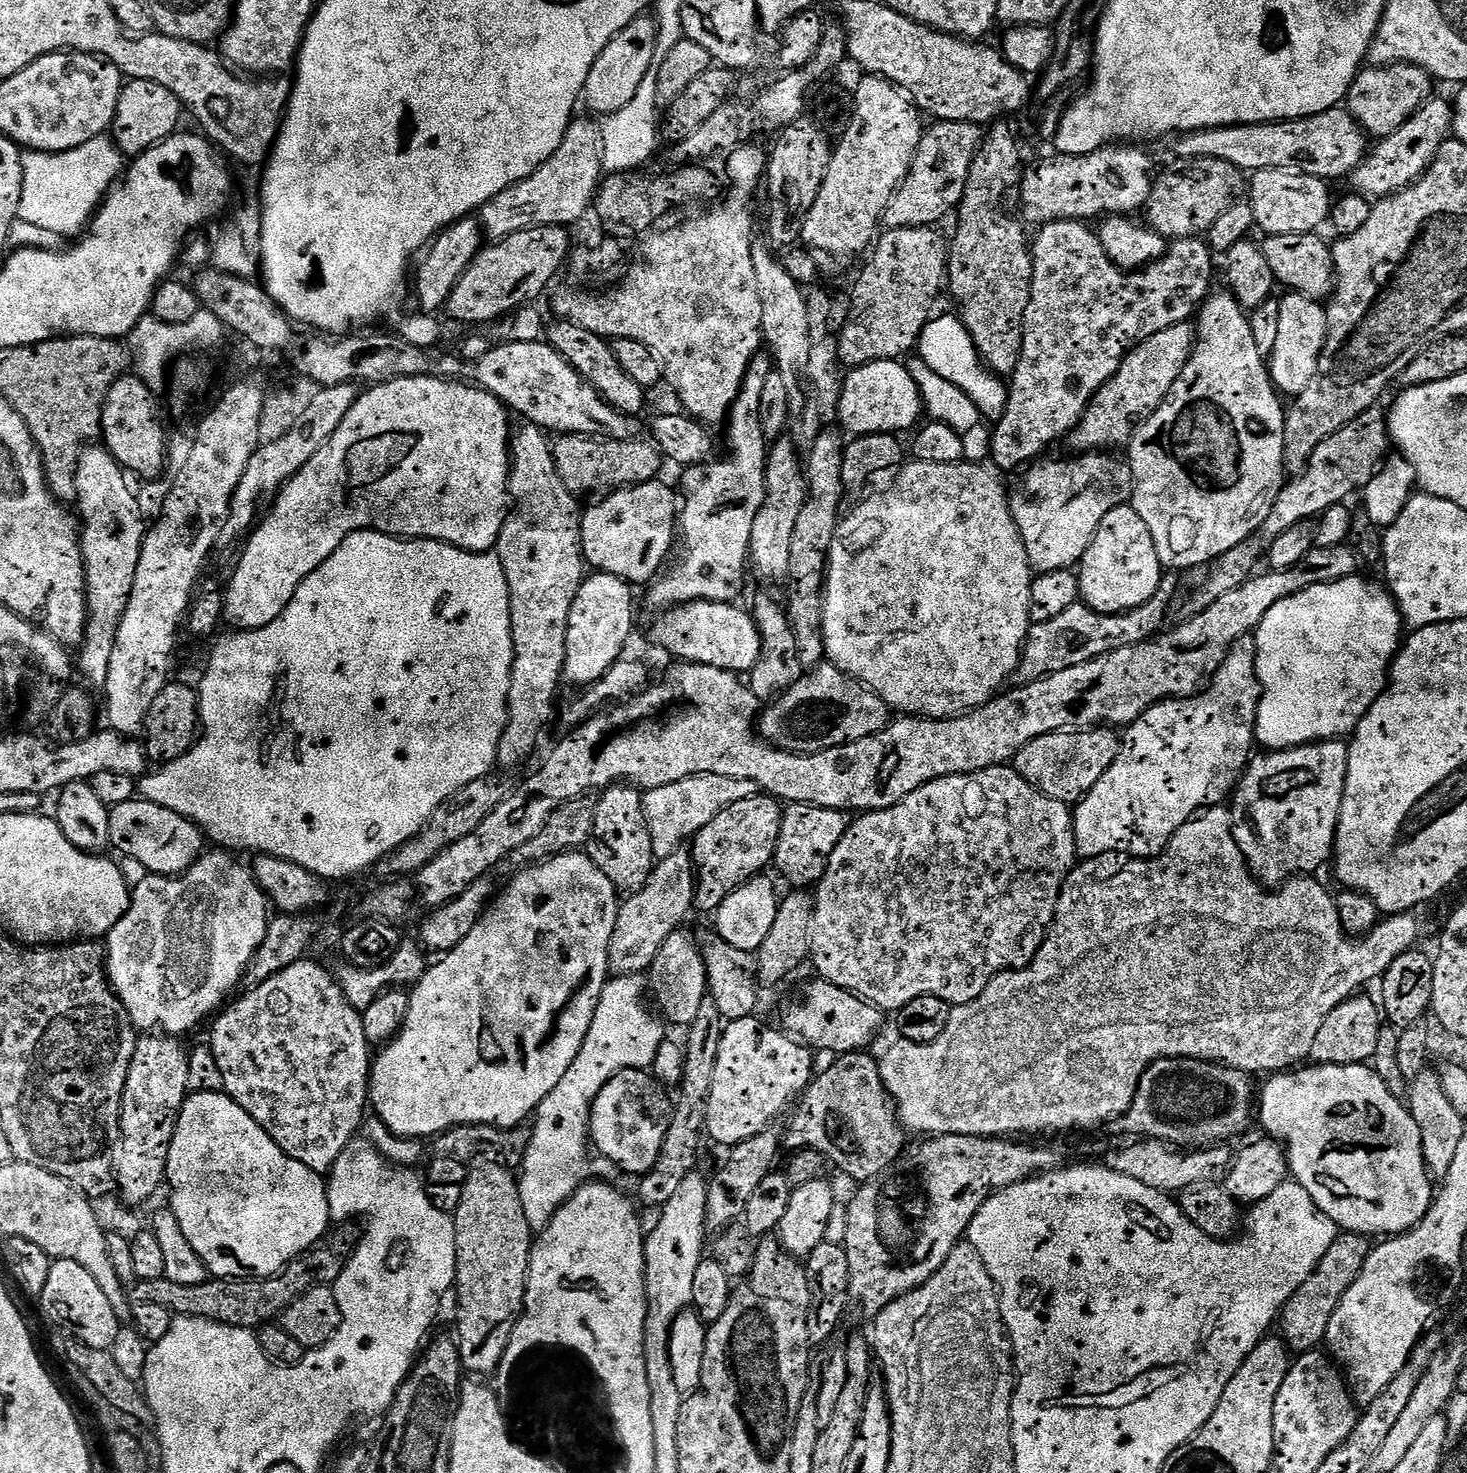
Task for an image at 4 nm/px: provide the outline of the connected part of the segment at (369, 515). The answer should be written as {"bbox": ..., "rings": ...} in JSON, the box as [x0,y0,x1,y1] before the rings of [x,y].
{"bbox":[224,376,510,630],"rings":[[[415,376],[414,378],[398,378],[385,384],[378,384],[361,391],[356,398],[356,405],[342,418],[342,426],[334,430],[330,442],[300,468],[299,474],[292,477],[275,497],[276,505],[268,517],[265,515],[259,521],[258,527],[247,537],[248,545],[232,572],[232,581],[224,592],[224,620],[232,623],[236,630],[251,630],[265,628],[284,613],[290,598],[294,598],[296,587],[304,581],[346,538],[355,532],[381,532],[387,536],[398,536],[405,540],[437,540],[460,548],[464,552],[490,552],[495,549],[500,531],[504,525],[504,517],[510,507],[508,494],[508,469],[510,467],[510,427],[508,428],[509,409],[503,402],[494,398],[494,394],[473,386],[468,382],[461,382],[456,378],[441,378],[438,376]]]}

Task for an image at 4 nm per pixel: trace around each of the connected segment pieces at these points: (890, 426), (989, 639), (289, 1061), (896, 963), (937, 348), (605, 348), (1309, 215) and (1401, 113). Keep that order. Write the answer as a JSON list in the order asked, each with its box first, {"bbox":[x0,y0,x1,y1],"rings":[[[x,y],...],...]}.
[{"bbox":[838,360,922,436],"rings":[[[875,360],[872,364],[863,364],[861,368],[851,369],[842,383],[838,420],[844,423],[845,433],[852,432],[848,434],[856,436],[868,436],[872,432],[901,434],[907,428],[917,427],[916,419],[922,416],[920,391],[900,360]]]},{"bbox":[822,460,1034,720],"rings":[[[916,460],[915,462],[905,463],[903,467],[899,469],[898,474],[900,474],[900,477],[897,478],[896,485],[894,485],[889,492],[880,492],[877,496],[872,496],[869,500],[862,501],[848,517],[845,515],[836,525],[836,533],[832,539],[832,545],[828,548],[828,570],[824,582],[824,613],[822,614],[824,655],[827,663],[833,664],[839,672],[845,672],[848,676],[852,677],[852,679],[859,680],[865,688],[881,696],[889,709],[896,711],[897,708],[897,713],[907,714],[909,717],[924,717],[927,720],[953,720],[955,716],[962,716],[973,712],[976,708],[981,708],[983,704],[988,704],[992,701],[997,693],[1005,687],[1003,684],[1006,683],[1008,679],[1010,681],[1013,679],[1016,667],[1020,665],[1020,654],[1024,650],[1024,642],[1028,639],[1028,633],[1030,631],[1028,611],[1030,610],[1030,586],[1034,579],[1034,573],[1028,564],[1026,548],[1022,546],[1022,538],[1018,534],[1018,526],[1010,514],[1010,506],[1008,505],[1009,493],[1006,491],[1006,488],[1004,492],[1003,486],[987,472],[986,468],[987,467],[981,466],[979,463],[967,462],[958,464],[935,464],[934,462]]]},{"bbox":[211,958,370,1173],"rings":[[[312,958],[294,962],[294,966],[286,966],[286,970],[266,978],[266,982],[249,987],[247,990],[249,992],[241,1000],[233,999],[211,1021],[212,1056],[216,1059],[216,1068],[220,1071],[221,1082],[224,1083],[223,1091],[234,1103],[242,1106],[242,1110],[246,1110],[246,1114],[250,1114],[250,1118],[254,1118],[254,1122],[258,1122],[258,1126],[266,1130],[266,1134],[270,1134],[270,1138],[287,1156],[302,1162],[302,1166],[315,1172],[331,1173],[332,1163],[357,1139],[356,1131],[364,1120],[364,1108],[366,1112],[370,1104],[370,1055],[368,1056],[370,1045],[364,1029],[364,1017],[354,1006],[350,1006],[350,1002],[346,1002],[346,994],[340,989],[340,982],[335,975],[331,971],[327,972],[322,965],[315,964]]]},{"bbox":[810,766,1077,1014],"rings":[[[1012,766],[987,768],[971,776],[943,776],[922,785],[890,809],[866,811],[857,815],[857,820],[853,819],[849,823],[838,846],[834,846],[834,854],[830,854],[826,870],[814,888],[810,964],[816,967],[815,975],[828,984],[854,994],[859,1000],[874,1005],[885,1014],[895,1014],[902,1006],[906,1006],[906,1002],[914,1002],[914,998],[923,996],[942,998],[942,1002],[950,1006],[974,1002],[974,998],[986,990],[988,983],[999,972],[1011,972],[1030,963],[1048,937],[1048,927],[1052,925],[1062,886],[1077,867],[1073,815],[1069,805],[1030,786],[1030,782],[1018,775]]]},{"bbox":[918,315,1008,422],"rings":[[[959,315],[940,316],[929,319],[928,325],[922,330],[918,345],[919,359],[934,370],[934,374],[942,374],[946,382],[954,382],[958,390],[962,390],[978,406],[981,417],[985,421],[995,422],[1002,418],[1008,401],[1008,384],[999,375],[993,374],[986,367],[980,355],[976,352],[974,342],[970,338],[966,326]]]},{"bbox":[546,320,645,418],"rings":[[[560,320],[556,324],[547,325],[546,340],[552,345],[552,349],[562,356],[566,362],[572,365],[572,369],[584,380],[587,380],[597,392],[601,399],[617,412],[624,413],[625,416],[632,418],[644,408],[645,389],[630,378],[614,358],[612,345],[607,339],[590,330],[586,330],[577,324],[571,324],[569,320]]]},{"bbox":[1246,168,1334,236],"rings":[[[1271,168],[1251,173],[1246,196],[1254,210],[1256,228],[1268,236],[1306,234],[1325,227],[1334,203],[1329,181],[1290,168]]]},{"bbox":[1346,64,1433,138],"rings":[[[1386,64],[1365,67],[1354,78],[1346,97],[1346,111],[1372,138],[1394,134],[1433,95],[1433,77],[1413,64]]]}]

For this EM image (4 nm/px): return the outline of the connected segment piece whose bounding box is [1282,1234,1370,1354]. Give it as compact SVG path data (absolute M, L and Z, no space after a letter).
M1355 1234L1337 1235L1334 1246L1330 1246L1326 1258L1322 1258L1322 1262L1316 1267L1315 1274L1306 1278L1306 1282L1302 1282L1302 1286L1298 1286L1295 1294L1288 1299L1288 1305L1282 1313L1282 1339L1293 1353L1310 1352L1319 1349L1325 1343L1330 1318L1334 1318L1334 1310L1338 1302L1342 1302L1346 1290L1350 1290L1358 1274L1362 1274L1362 1266L1366 1266L1369 1251L1369 1237Z

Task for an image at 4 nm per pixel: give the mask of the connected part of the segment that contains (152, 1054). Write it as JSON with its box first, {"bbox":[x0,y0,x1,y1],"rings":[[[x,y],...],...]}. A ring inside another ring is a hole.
{"bbox":[112,1034,190,1206],"rings":[[[148,1034],[137,1039],[134,1058],[126,1074],[126,1090],[120,1111],[120,1143],[112,1152],[118,1194],[128,1206],[148,1201],[167,1175],[170,1142],[181,1106],[190,1095],[188,1052],[179,1039],[167,1034]]]}

